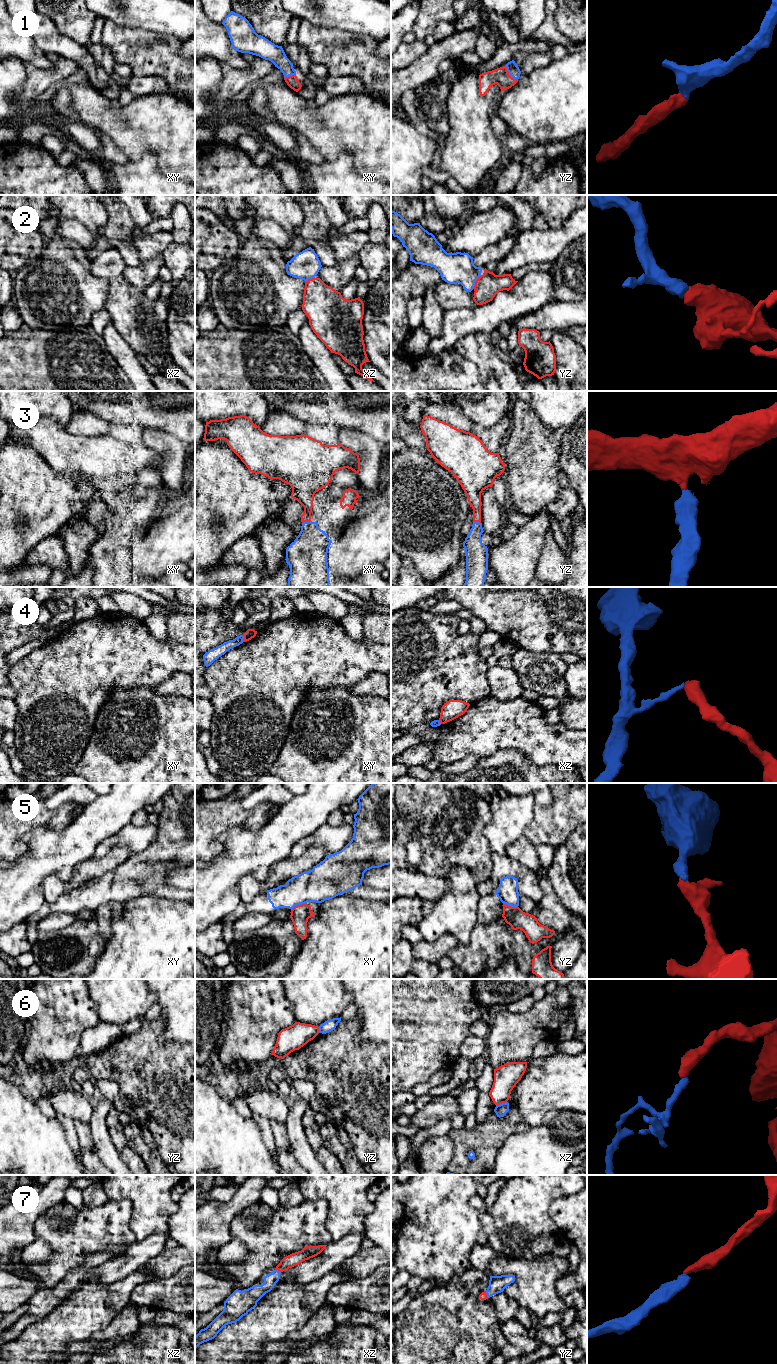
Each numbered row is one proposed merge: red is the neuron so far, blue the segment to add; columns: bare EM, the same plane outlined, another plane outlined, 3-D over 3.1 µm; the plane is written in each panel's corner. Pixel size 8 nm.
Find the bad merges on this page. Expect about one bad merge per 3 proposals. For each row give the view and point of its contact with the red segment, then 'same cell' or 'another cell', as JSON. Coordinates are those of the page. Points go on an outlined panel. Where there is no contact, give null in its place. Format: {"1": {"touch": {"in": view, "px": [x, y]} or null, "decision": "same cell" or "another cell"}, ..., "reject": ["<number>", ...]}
{"1": {"touch": {"in": "yz", "px": [508, 74]}, "decision": "same cell"}, "2": {"touch": {"in": "yz", "px": [475, 282]}, "decision": "same cell"}, "3": {"touch": {"in": "xy", "px": [306, 521]}, "decision": "same cell"}, "4": {"touch": {"in": "xy", "px": [244, 638]}, "decision": "another cell"}, "5": {"touch": {"in": "xy", "px": [298, 905]}, "decision": "another cell"}, "6": {"touch": {"in": "xz", "px": [501, 1103]}, "decision": "another cell"}, "7": {"touch": {"in": "xz", "px": [278, 1270]}, "decision": "same cell"}, "reject": ["4", "5", "6"]}

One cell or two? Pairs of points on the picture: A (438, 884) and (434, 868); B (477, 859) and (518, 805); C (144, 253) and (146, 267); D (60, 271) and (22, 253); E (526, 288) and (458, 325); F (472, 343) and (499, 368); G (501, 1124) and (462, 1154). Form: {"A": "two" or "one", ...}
{"A": "two", "B": "two", "C": "two", "D": "two", "E": "one", "F": "one", "G": "one"}

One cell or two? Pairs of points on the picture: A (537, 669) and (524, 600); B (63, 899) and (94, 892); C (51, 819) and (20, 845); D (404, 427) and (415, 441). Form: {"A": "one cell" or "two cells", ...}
{"A": "two cells", "B": "one cell", "C": "one cell", "D": "one cell"}

